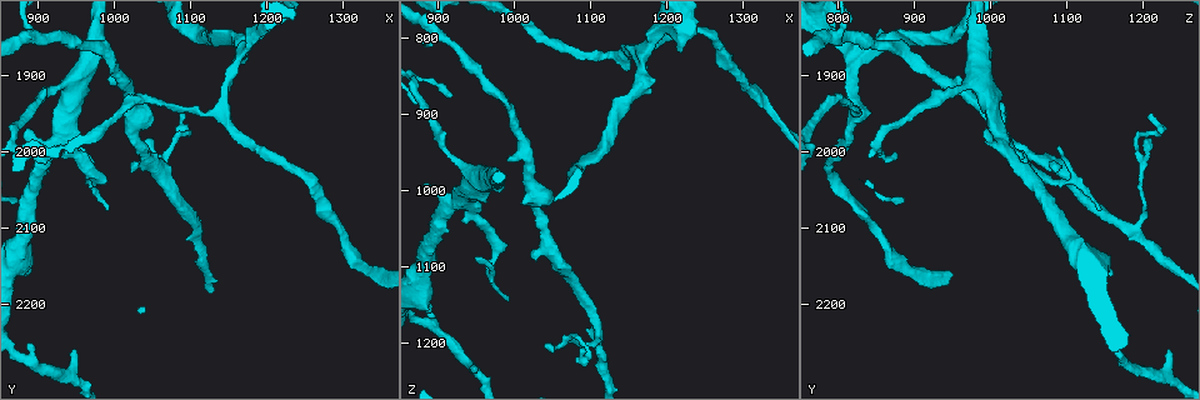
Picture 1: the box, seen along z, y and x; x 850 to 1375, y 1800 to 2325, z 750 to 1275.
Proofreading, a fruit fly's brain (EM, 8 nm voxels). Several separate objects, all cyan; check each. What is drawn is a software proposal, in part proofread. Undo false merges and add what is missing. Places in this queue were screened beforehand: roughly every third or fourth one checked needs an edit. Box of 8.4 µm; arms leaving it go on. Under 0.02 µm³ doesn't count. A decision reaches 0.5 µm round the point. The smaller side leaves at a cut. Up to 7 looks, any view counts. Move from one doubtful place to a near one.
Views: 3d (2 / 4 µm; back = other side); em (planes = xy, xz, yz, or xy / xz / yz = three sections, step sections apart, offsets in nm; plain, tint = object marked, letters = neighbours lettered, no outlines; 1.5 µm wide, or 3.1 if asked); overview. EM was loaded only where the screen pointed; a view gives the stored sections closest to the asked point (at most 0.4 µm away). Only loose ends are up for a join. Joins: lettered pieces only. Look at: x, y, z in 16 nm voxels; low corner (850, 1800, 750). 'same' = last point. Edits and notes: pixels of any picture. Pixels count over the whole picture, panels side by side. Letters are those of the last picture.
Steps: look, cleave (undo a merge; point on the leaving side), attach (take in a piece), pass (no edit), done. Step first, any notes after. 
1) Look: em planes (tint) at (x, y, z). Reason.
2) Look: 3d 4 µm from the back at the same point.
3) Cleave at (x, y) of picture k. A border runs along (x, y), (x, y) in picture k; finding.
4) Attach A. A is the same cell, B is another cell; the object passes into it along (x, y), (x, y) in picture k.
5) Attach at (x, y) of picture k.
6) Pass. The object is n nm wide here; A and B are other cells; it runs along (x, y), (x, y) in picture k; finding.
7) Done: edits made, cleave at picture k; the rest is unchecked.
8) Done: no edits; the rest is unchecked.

Look: 3d 4 µm at (1110, 2100, 1180). Two arms in line, one across.

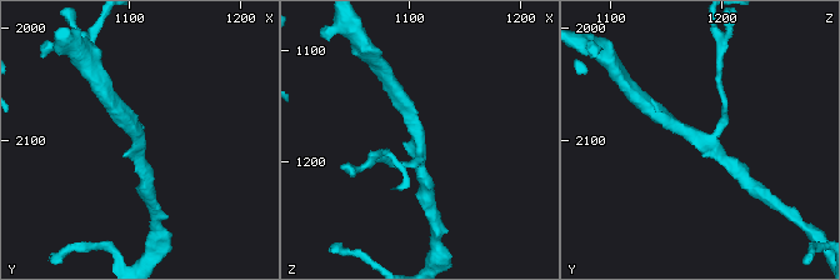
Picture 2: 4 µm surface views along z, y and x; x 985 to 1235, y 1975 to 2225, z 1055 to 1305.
Look: em xy step 8 (tint) at (1108, 2094, 1182).

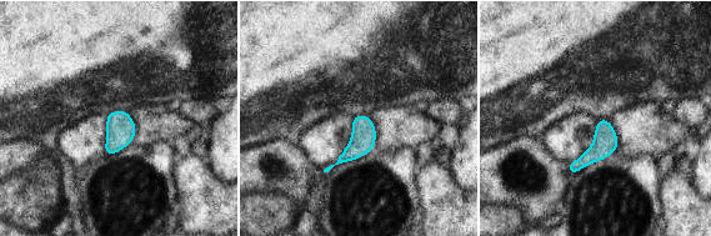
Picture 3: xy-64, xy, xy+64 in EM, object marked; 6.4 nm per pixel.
Look: em planes (letters) at the same point.

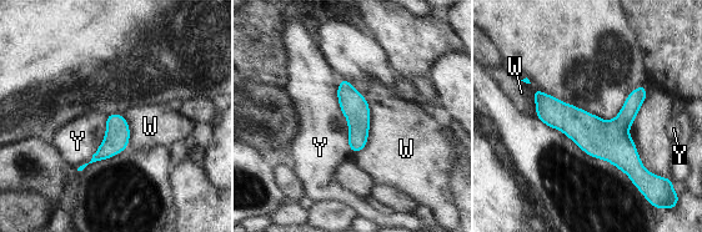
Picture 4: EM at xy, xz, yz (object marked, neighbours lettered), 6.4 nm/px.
Pass. W and Y are other cells; a border runs along (340, 77), (337, 102), (352, 154) in picture 4; continuous, no second neuron.

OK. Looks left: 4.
Look: 3d 2 µm at (1170, 1865, 815). Three arms meet.

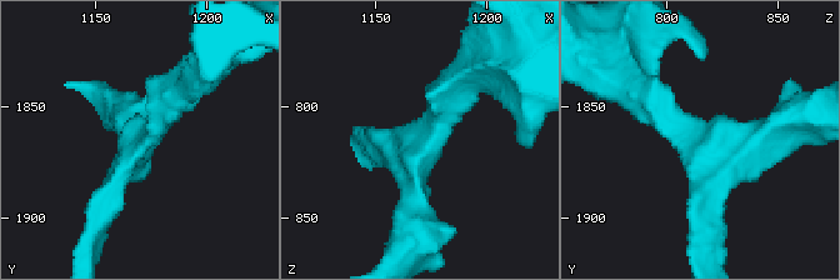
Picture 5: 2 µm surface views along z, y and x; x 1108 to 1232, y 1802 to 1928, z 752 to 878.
Look: em xy step 8 (tint) at (1174, 1865, 817). 3 arms meet here; the arms are 170, 240, 260 nm wide.

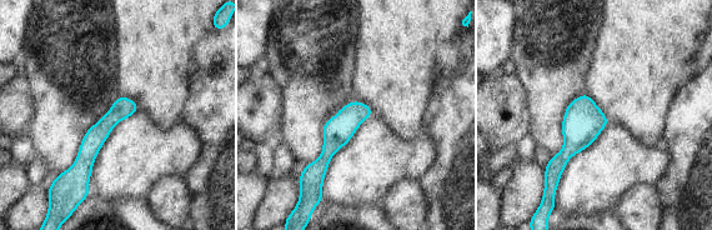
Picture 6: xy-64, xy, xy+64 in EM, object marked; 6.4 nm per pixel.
Look: em yz step 4 (letters) at the same point. Another direction.

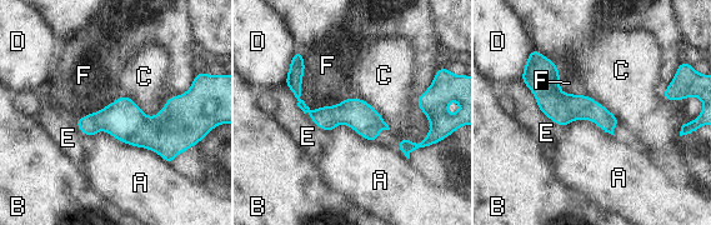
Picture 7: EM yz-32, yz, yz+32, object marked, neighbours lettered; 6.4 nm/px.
Pass. A, B, C, D, E and F are other cells; a border runs along (91, 138), (103, 129), (171, 165) in picture 7; one neuron here.

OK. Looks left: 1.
Done: no edits; the rest is unchecked.

